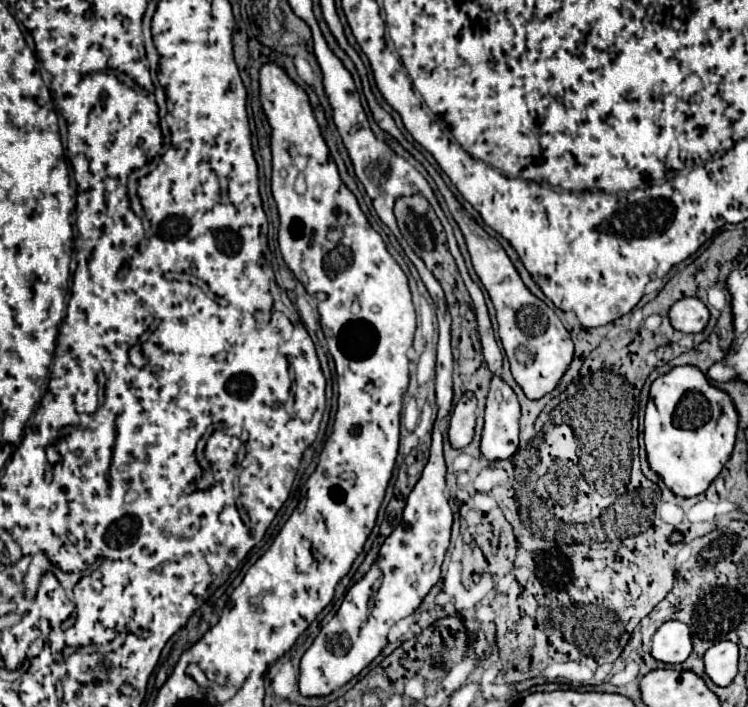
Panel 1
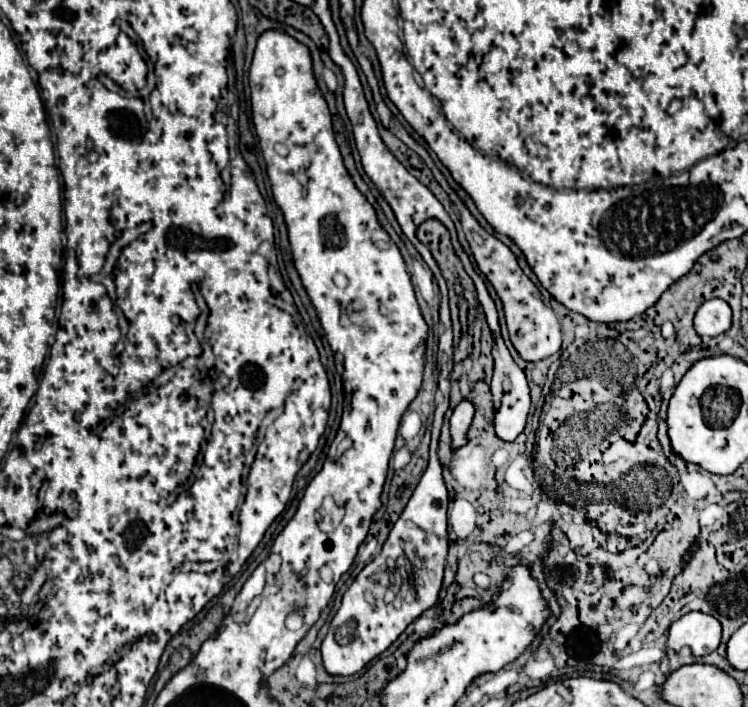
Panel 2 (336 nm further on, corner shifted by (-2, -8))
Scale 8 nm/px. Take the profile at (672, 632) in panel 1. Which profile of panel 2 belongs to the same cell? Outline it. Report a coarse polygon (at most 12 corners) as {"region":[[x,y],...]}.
{"region":[[689,612],[669,628],[667,648],[689,646],[707,656],[721,642],[721,624]]}

